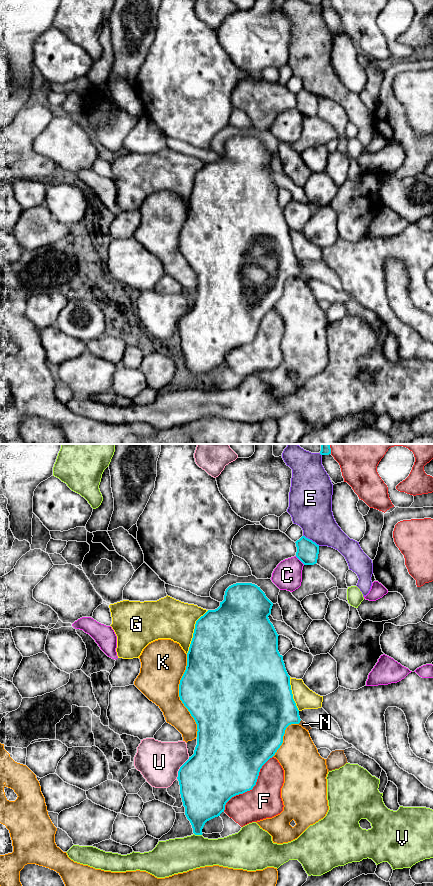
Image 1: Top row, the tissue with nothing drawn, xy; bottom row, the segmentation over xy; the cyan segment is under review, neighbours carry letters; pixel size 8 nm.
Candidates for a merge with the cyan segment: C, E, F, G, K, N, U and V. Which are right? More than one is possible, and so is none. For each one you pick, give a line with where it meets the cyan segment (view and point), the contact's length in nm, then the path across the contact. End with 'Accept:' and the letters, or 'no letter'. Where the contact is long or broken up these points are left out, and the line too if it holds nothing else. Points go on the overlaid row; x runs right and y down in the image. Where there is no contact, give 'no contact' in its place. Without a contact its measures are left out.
N: xy (299, 722) | 40 nm | across xy (271, 709), (288, 713), (299, 722), (303, 724)
Accept: N

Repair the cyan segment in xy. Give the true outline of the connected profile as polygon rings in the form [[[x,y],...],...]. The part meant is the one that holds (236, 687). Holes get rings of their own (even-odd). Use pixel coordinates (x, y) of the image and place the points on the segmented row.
[[[236,583],[226,589],[224,600],[220,602],[220,606],[217,609],[208,610],[196,621],[193,638],[187,653],[186,670],[179,684],[179,697],[197,724],[197,745],[194,754],[180,767],[177,777],[183,806],[185,807],[185,815],[191,823],[195,835],[203,834],[202,829],[205,823],[220,816],[225,810],[226,803],[232,797],[253,789],[256,785],[260,769],[275,755],[282,745],[285,730],[289,725],[299,724],[308,731],[312,729],[300,719],[299,710],[293,699],[290,676],[286,671],[283,656],[278,651],[279,635],[268,618],[271,614],[272,606],[273,603],[257,585],[252,583]]]

